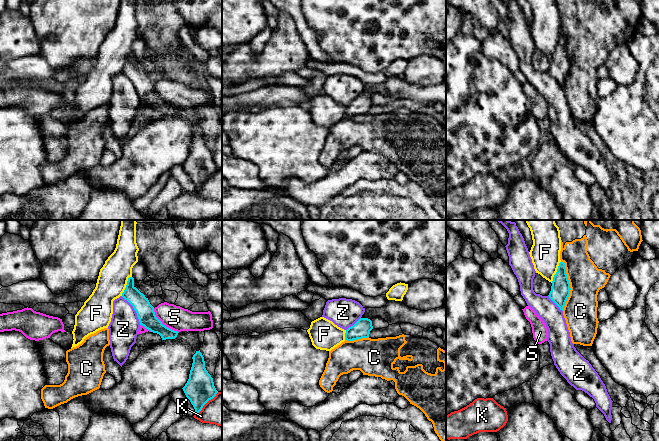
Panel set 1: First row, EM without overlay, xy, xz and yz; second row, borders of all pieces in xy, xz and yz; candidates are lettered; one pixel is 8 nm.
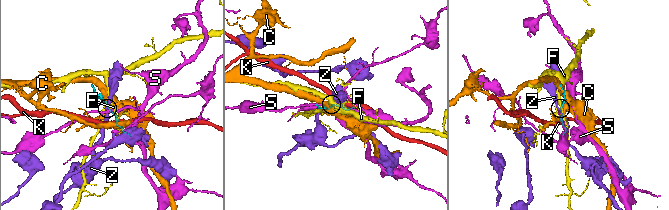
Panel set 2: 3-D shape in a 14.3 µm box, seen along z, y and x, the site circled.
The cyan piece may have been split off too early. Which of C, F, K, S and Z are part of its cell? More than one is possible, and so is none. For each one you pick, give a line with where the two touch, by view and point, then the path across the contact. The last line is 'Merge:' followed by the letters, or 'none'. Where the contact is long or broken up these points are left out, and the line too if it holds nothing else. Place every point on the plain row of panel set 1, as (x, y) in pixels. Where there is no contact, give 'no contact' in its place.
C: meets cyan in yz at (569, 61)
Merge: C

